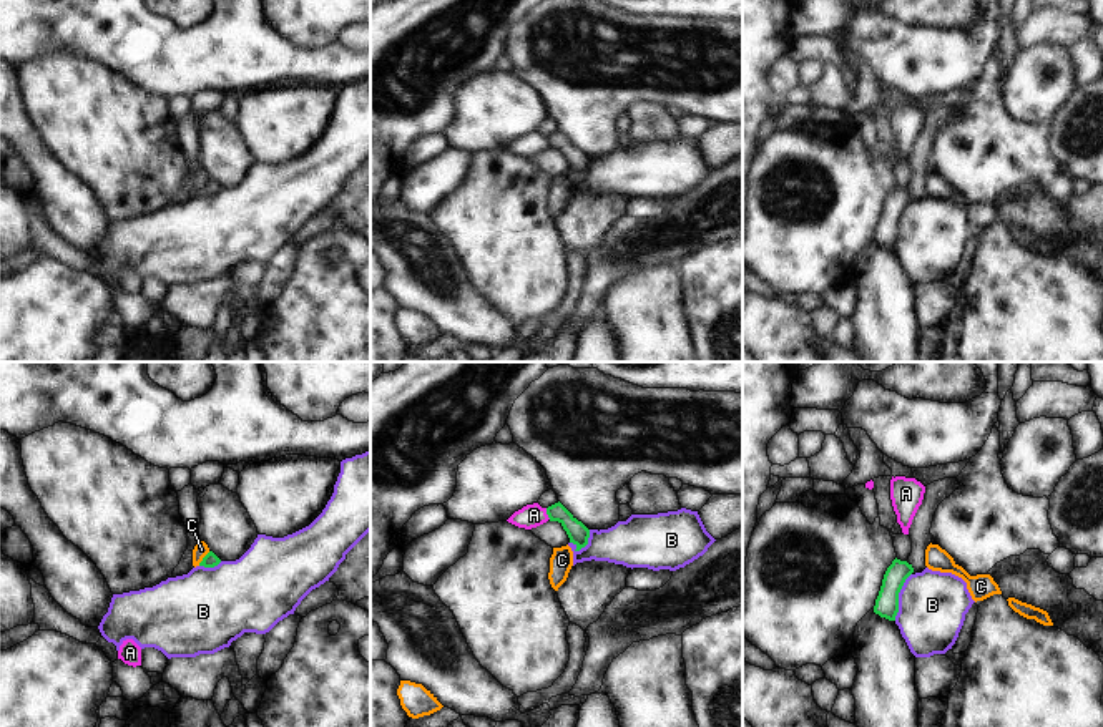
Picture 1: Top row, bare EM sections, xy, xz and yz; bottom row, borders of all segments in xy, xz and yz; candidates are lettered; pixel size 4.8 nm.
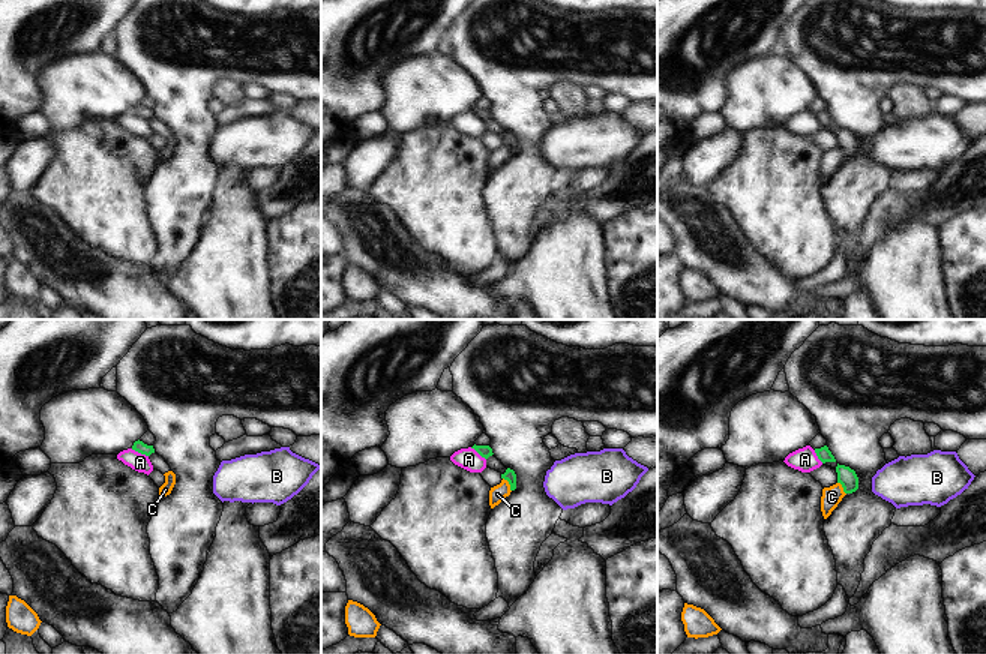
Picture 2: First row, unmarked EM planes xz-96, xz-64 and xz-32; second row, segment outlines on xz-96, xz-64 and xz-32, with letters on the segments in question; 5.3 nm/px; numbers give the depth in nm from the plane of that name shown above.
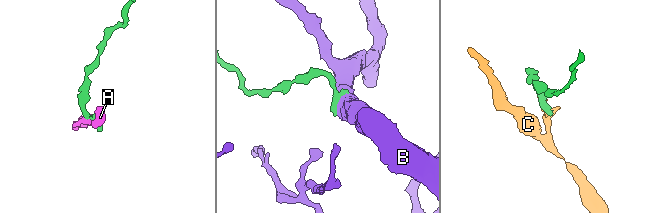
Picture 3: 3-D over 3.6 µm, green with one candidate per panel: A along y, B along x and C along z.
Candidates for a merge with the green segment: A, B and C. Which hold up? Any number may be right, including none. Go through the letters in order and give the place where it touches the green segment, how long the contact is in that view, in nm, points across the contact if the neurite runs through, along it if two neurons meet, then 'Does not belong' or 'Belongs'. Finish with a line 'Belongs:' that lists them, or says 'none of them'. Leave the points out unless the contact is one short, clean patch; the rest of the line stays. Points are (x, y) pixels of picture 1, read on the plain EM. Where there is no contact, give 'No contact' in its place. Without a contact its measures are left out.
A: Touches green at xz (547, 141). Shared border 60 nm. Boundary: xz (545, 136), (550, 146). Does not belong
B: Touches green at yz (897, 224). Shared border 240 nm. Does not belong
C: Touches green at xy (203, 186). Shared border 90 nm. Does not belong
Belongs: none of them

